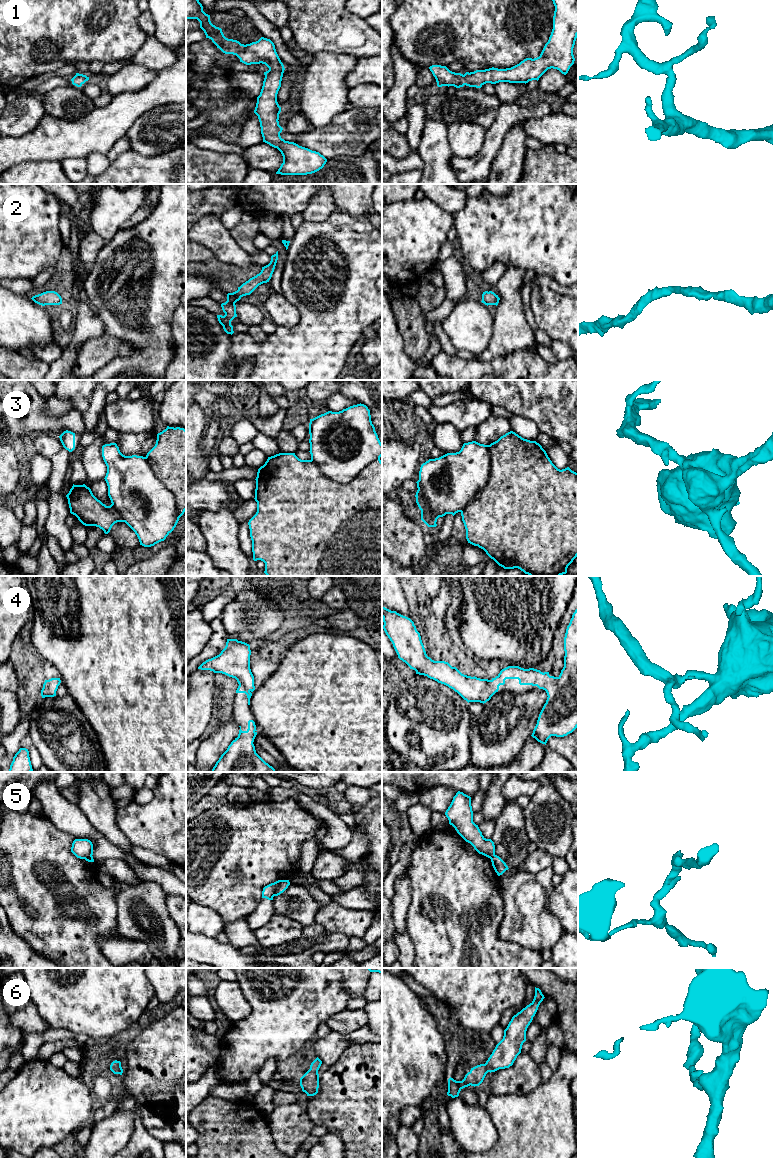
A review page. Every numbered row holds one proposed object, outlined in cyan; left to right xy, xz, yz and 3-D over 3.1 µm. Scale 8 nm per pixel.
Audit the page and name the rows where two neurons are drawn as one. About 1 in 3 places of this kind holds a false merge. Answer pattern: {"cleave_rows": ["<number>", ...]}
{"cleave_rows": ["3", "5"]}

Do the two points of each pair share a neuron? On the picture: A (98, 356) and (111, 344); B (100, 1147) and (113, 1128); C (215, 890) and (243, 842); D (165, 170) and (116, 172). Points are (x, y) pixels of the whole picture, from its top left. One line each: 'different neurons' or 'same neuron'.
A: same neuron
B: same neuron
C: same neuron
D: same neuron

